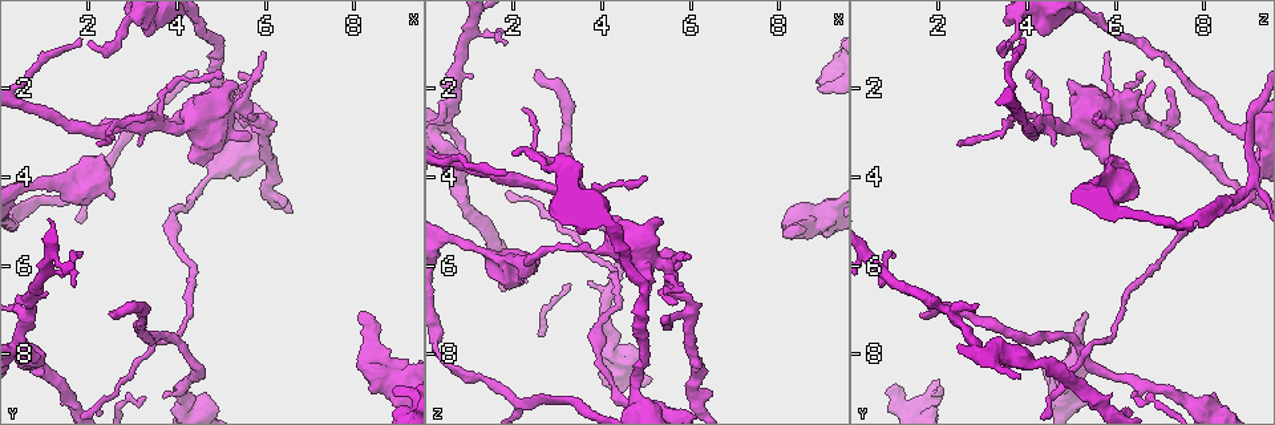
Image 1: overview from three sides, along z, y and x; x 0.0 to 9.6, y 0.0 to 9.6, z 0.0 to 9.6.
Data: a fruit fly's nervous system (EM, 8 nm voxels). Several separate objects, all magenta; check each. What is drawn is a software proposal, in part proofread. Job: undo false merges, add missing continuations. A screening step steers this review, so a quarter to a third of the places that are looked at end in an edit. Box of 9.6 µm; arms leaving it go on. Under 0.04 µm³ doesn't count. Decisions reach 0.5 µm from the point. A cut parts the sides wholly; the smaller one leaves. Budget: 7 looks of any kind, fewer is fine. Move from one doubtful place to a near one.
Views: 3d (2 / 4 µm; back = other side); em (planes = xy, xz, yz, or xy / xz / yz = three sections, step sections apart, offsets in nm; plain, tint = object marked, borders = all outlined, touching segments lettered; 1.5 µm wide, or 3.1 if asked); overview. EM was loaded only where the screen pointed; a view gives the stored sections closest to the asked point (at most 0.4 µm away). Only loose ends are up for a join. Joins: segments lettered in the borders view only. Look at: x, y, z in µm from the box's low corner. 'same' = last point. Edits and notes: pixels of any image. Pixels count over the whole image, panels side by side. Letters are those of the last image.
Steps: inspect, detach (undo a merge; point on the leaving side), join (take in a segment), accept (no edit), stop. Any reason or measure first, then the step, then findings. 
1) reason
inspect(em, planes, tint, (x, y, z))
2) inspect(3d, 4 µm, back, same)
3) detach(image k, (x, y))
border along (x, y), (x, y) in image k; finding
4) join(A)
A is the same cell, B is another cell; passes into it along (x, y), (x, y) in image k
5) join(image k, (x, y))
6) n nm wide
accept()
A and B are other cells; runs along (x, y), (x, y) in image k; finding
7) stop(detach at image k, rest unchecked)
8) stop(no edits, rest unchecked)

branch stops here
inspect(3d, 2 µm, (8.25, 7.00, 5.40))

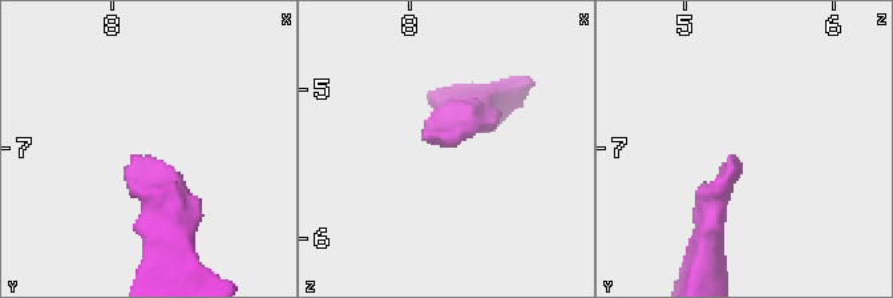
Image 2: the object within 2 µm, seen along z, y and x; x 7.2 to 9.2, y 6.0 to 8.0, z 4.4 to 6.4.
need the tissue
inspect(em, xz, step 8, borders, (8.20, 7.08, 5.34))

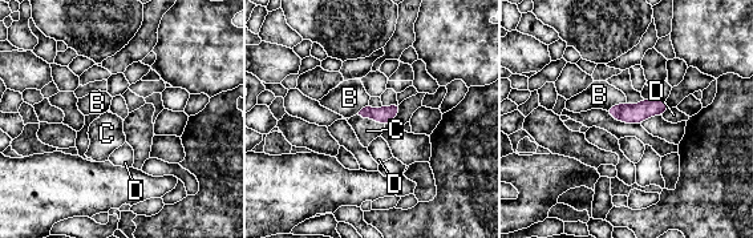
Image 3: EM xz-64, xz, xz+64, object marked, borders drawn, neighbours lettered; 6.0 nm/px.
join(C)
C is the same cell, B and D are other cells; passes into it along (384, 115), (371, 118), (367, 130) in image 3; it goes on there

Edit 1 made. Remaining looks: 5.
see it whole again
inspect(overview)

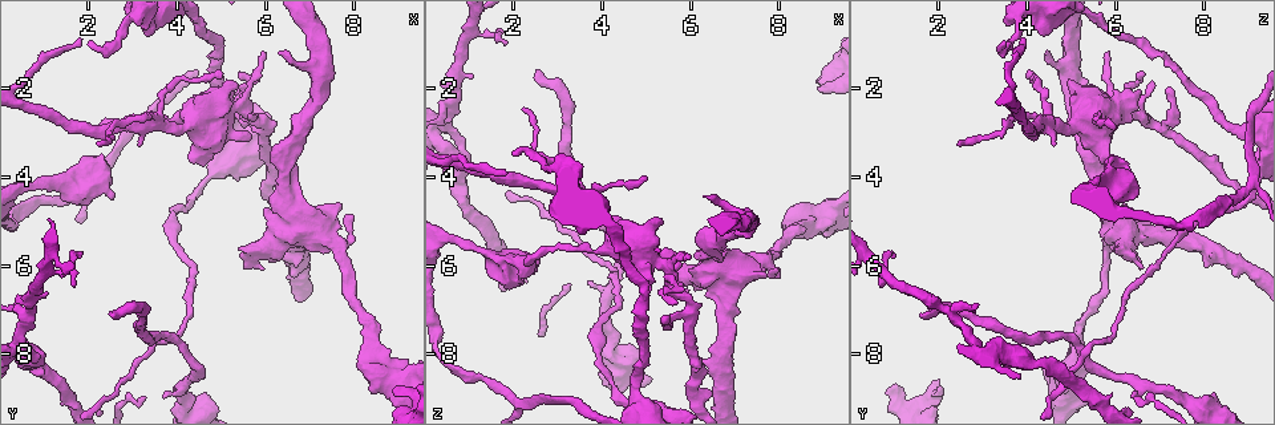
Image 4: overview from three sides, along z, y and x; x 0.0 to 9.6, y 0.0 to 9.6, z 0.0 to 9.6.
branch stops here
inspect(em, planes, borders, (2.60, 7.15, 1.50))

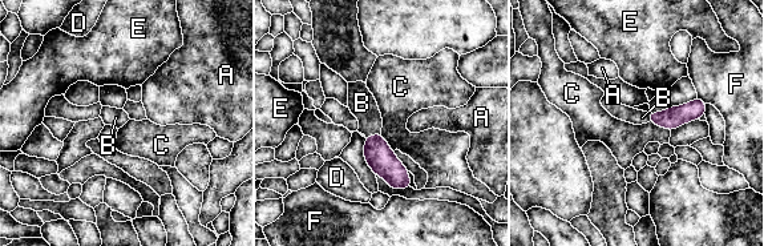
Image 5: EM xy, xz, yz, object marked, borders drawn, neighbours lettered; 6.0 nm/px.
join(B)
B is the same cell, A, C, D, E and F are other cells; passes into it along (379, 156), (372, 134), (362, 103) in image 5; the neuron continues

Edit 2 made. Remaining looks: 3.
stop(join at image 3, join at image 5, rest unchecked)

